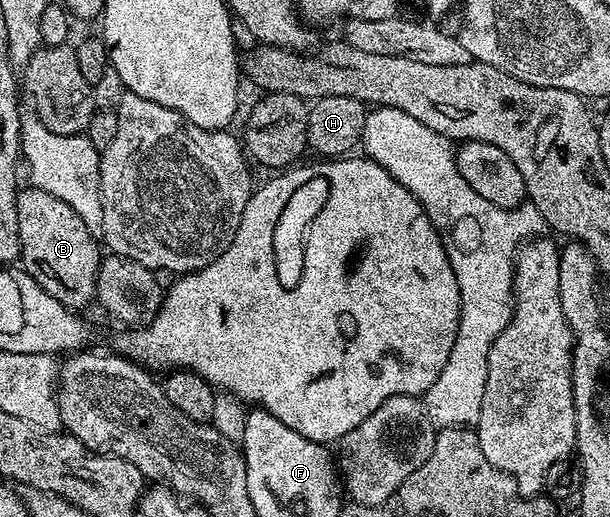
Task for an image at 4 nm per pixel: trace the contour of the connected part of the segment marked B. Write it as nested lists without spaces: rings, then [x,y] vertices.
[[[31,185],[25,186],[16,196],[16,208],[18,209],[18,237],[20,238],[20,258],[19,262],[24,263],[23,270],[43,291],[50,293],[62,305],[70,309],[84,309],[89,302],[93,302],[96,294],[96,273],[100,267],[102,251],[96,248],[97,236],[70,209],[66,201],[46,193],[42,189]]]

